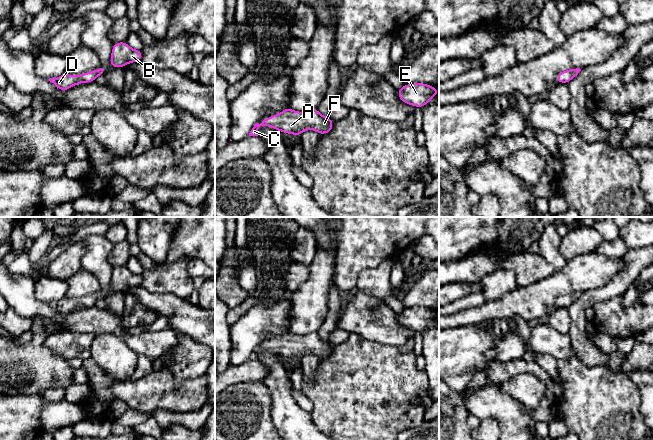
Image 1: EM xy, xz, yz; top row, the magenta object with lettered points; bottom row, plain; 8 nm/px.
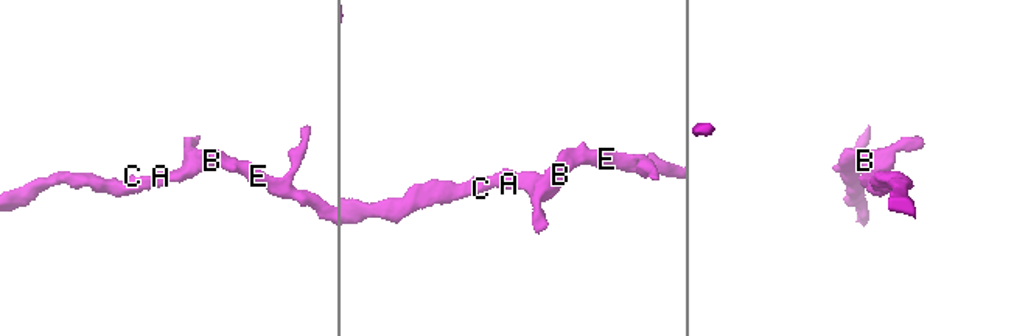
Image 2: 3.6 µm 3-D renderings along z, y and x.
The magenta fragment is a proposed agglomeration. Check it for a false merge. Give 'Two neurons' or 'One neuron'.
One neuron

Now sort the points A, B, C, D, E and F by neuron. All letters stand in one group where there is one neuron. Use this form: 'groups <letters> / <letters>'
groups A B C D E F

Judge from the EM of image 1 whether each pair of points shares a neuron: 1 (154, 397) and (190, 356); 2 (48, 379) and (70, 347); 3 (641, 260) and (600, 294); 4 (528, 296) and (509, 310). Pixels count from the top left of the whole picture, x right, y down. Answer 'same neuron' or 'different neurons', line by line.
1: different neurons
2: different neurons
3: same neuron
4: same neuron

